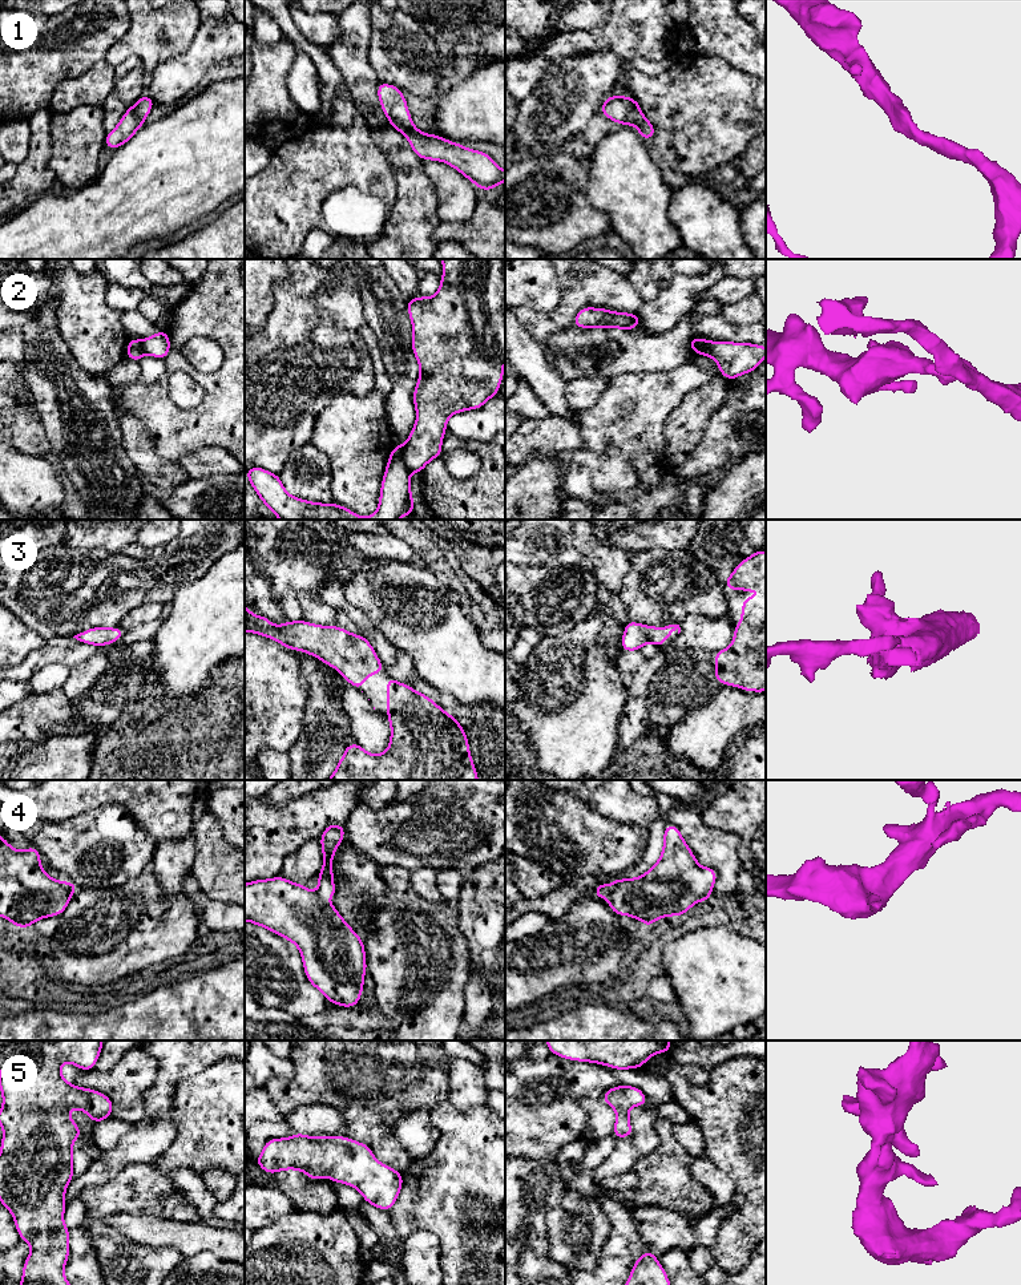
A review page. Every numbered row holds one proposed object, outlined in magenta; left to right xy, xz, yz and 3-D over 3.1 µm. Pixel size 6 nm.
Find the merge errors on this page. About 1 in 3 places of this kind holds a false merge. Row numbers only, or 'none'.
2, 4

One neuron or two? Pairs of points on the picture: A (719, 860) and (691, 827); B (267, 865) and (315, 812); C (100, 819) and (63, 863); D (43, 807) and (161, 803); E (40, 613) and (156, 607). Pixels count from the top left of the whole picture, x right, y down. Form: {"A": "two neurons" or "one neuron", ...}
{"A": "one neuron", "B": "one neuron", "C": "one neuron", "D": "one neuron", "E": "two neurons"}

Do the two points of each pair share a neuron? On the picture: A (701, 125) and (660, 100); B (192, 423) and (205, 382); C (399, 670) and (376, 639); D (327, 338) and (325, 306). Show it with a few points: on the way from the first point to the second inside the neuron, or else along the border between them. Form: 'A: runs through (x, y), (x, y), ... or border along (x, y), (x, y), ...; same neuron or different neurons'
A: runs through (690, 114), (677, 101), (670, 101); same neuron
B: runs through (202, 412), (209, 405), (209, 392); same neuron
C: border along (399, 650), (395, 661), (384, 667); different neurons
D: border along (311, 295), (319, 314), (338, 330), (352, 332); different neurons

